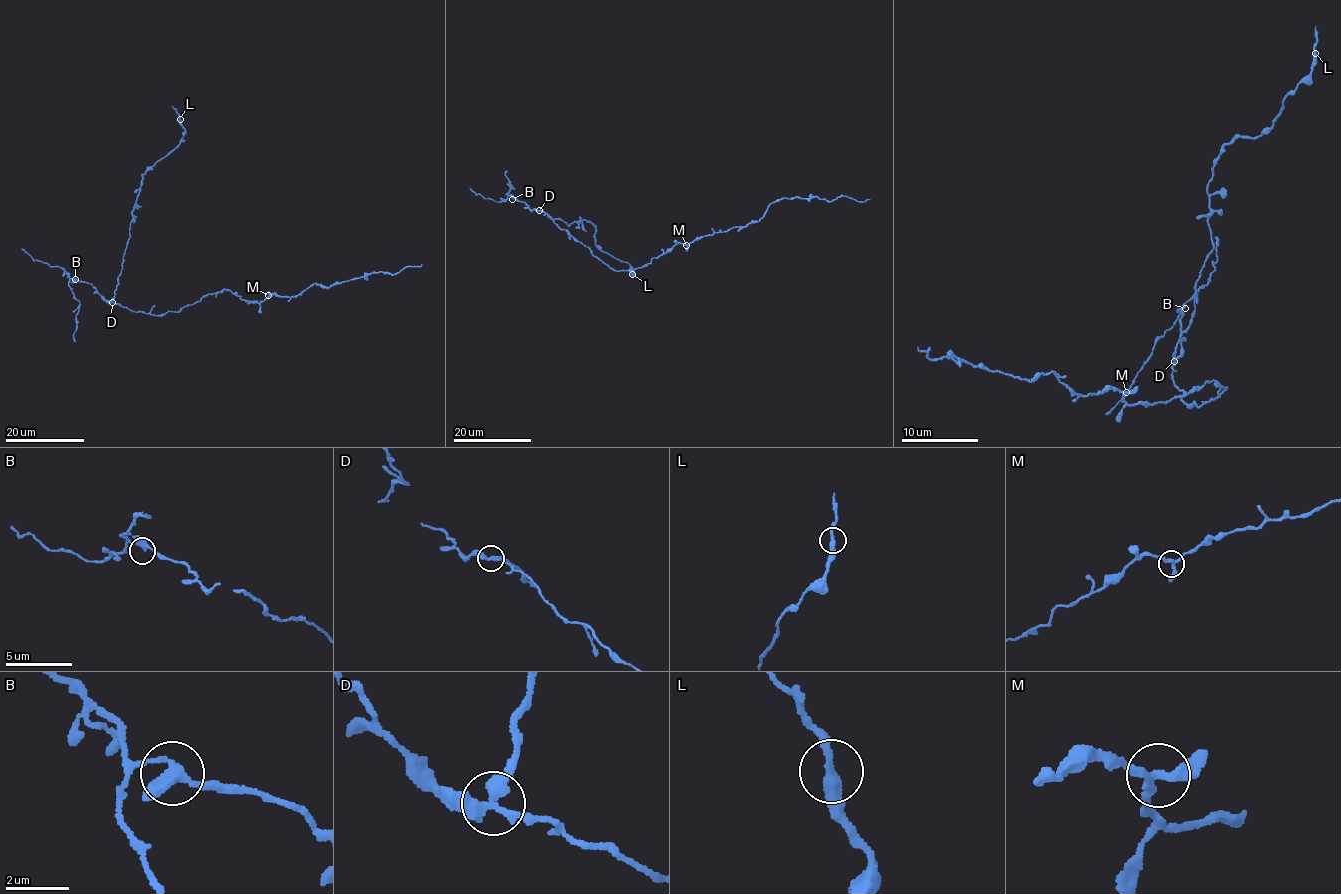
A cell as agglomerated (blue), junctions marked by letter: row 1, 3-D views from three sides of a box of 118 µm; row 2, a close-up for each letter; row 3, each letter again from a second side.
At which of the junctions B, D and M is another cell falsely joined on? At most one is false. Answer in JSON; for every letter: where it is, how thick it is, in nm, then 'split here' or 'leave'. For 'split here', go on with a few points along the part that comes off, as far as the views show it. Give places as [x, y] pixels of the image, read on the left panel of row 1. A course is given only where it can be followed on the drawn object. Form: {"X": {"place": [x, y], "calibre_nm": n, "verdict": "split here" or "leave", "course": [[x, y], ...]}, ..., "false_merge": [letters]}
{"B": {"place": [75, 279], "calibre_nm": 260, "verdict": "leave"}, "D": {"place": [112, 302], "calibre_nm": 320, "verdict": "split here", "course": [[112, 302], [142, 175], [180, 144], [183, 137], [184, 128], [172, 106]]}, "M": {"place": [268, 295], "calibre_nm": 260, "verdict": "leave"}, "false_merge": ["D"]}

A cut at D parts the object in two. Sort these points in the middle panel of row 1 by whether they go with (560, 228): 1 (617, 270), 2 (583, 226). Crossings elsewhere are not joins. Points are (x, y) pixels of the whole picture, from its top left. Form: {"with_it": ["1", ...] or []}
{"with_it": ["1"]}

